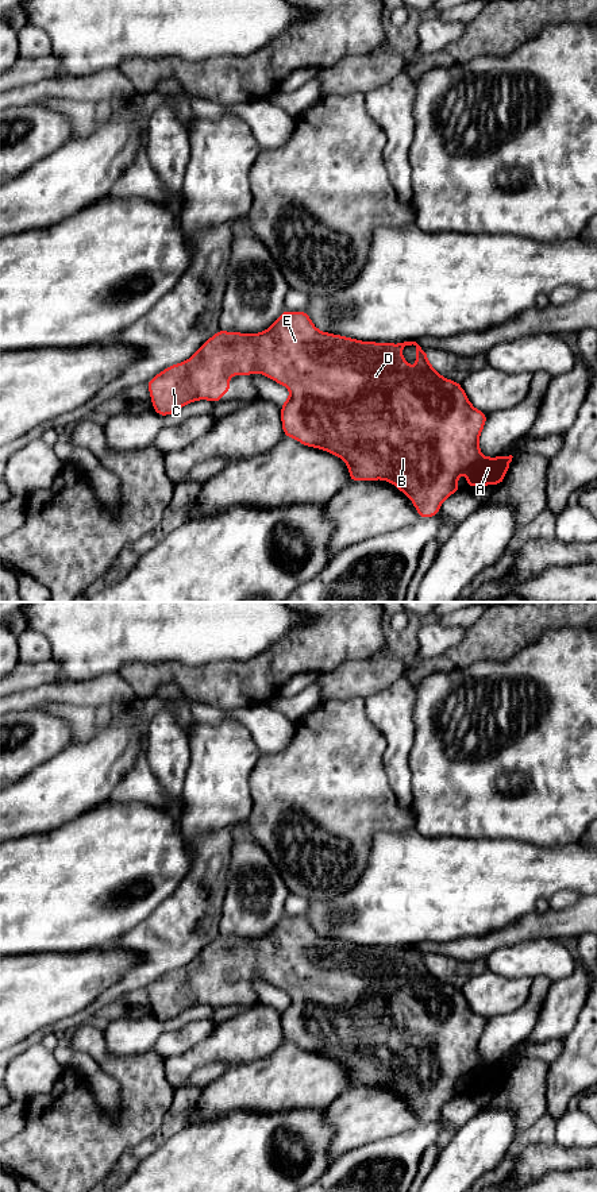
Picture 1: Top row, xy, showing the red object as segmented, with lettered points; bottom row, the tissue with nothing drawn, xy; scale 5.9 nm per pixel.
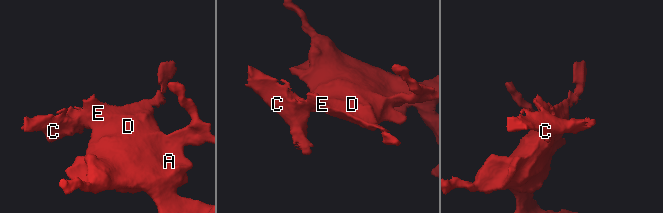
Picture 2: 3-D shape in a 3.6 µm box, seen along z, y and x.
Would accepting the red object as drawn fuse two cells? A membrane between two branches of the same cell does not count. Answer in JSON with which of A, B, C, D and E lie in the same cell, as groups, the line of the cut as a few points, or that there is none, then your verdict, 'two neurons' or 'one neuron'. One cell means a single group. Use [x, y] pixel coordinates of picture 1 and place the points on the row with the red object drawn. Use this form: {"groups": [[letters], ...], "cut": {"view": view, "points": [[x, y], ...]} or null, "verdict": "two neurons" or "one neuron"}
{"groups": [["A", "B", "C", "D", "E"]], "cut": null, "verdict": "one neuron"}

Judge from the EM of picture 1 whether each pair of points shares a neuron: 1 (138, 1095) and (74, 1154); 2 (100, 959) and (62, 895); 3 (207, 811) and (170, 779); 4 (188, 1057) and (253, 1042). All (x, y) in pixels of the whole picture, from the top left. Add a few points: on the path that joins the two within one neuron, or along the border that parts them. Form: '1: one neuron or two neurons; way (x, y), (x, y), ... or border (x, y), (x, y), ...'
1: one neuron; way (134, 1114), (110, 1138), (93, 1142)
2: two neurons; border (112, 944), (62, 953)
3: two neurons; border (191, 759), (181, 794)
4: one neuron; way (204, 1053), (230, 1042), (237, 1042)

